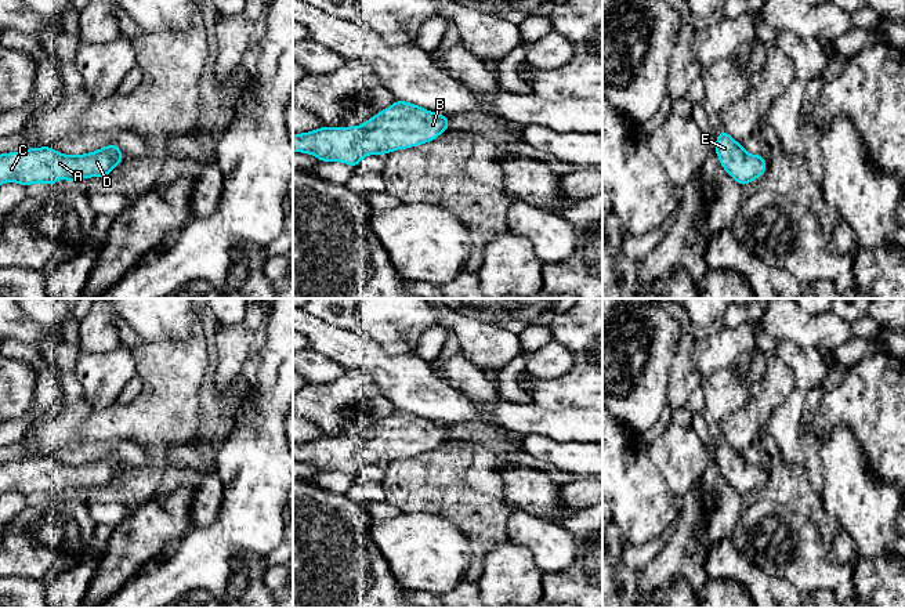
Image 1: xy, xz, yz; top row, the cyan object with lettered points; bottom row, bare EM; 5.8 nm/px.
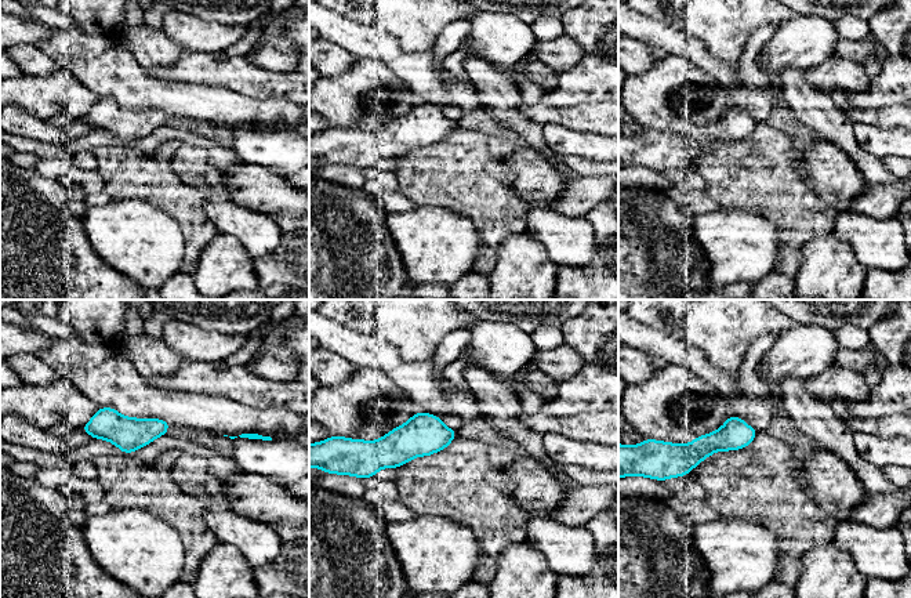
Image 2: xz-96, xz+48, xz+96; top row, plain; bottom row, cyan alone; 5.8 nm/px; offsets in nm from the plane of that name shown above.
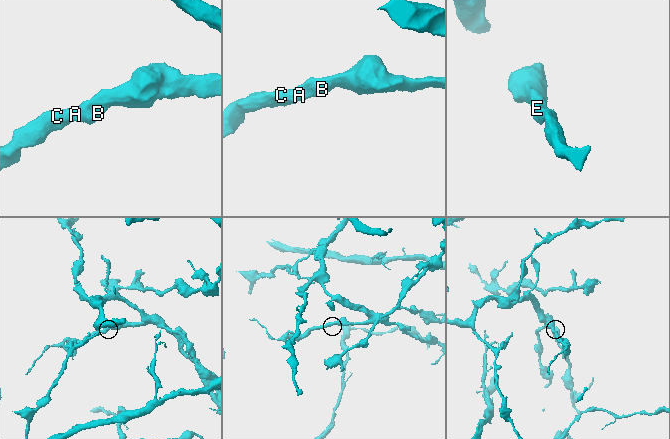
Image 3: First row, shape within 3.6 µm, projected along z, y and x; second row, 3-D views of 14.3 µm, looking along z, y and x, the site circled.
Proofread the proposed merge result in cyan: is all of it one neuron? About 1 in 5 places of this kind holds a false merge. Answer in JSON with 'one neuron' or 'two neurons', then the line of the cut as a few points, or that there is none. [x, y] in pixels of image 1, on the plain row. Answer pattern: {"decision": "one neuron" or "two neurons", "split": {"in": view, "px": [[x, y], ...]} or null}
{"decision": "one neuron", "split": null}

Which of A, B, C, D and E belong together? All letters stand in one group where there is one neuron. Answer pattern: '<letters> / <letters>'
A B C D E

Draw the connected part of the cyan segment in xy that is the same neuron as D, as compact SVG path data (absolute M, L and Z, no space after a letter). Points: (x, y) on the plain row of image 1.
M116 452L79 466L64 464L53 456L8 462L0 464L0 495L44 492L54 496L59 486L69 493L82 488L105 486L122 473L123 466Z

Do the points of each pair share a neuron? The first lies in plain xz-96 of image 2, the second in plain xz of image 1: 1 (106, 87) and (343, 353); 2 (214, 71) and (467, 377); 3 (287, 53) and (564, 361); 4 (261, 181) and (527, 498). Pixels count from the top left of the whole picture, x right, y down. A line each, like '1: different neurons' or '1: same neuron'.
1: same neuron
2: different neurons
3: same neuron
4: same neuron

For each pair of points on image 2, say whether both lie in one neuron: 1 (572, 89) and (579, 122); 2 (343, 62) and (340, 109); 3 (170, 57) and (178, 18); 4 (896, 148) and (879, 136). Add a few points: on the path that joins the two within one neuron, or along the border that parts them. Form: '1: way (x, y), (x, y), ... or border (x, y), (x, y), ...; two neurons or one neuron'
1: border (548, 97), (556, 105), (603, 101); two neurons
2: border (358, 58), (347, 69), (323, 76); two neurons
3: border (162, 29), (185, 51); two neurons
4: way (892, 144), (884, 140); one neuron

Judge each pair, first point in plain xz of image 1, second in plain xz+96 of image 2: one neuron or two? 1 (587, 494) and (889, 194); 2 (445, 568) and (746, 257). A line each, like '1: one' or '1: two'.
1: one
2: one

